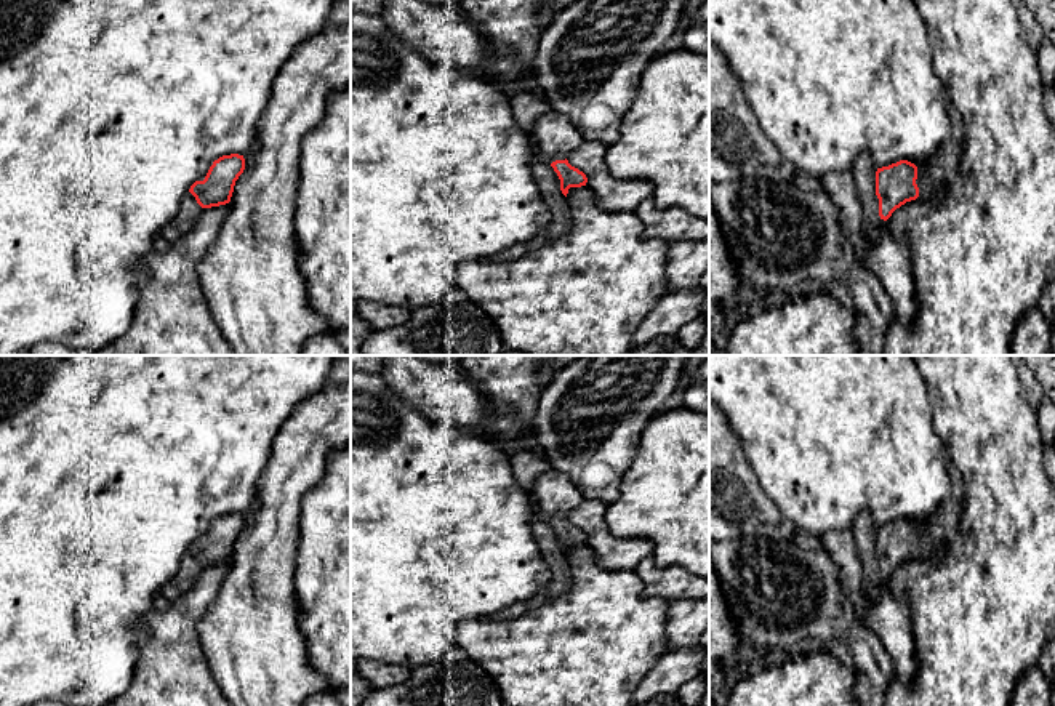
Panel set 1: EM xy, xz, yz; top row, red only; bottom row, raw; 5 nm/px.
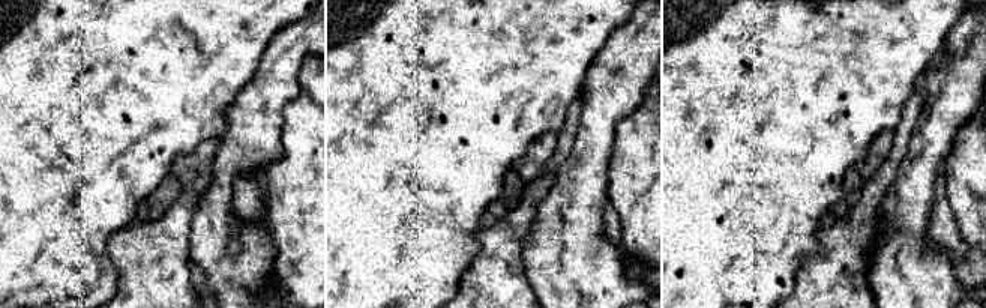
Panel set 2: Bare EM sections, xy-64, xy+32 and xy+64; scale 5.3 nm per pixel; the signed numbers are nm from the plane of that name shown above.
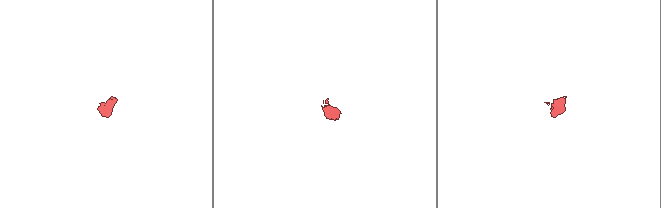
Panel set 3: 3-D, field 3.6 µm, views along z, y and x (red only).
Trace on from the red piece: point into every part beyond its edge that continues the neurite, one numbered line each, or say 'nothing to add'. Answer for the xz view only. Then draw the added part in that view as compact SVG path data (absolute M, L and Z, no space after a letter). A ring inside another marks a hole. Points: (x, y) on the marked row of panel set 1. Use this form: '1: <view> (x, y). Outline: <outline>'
1: xz (557, 135). Outline: M554 110L538 117L532 134L540 144L541 158L548 163L565 160L586 139L575 122Z

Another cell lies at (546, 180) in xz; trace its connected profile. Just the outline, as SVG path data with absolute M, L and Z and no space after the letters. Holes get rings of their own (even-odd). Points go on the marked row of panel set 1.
M533 139L533 158L530 168L540 194L552 215L551 226L548 229L549 237L559 239L568 232L572 226L572 211L565 195L560 191L560 179L557 173L551 163L541 158L536 139Z

